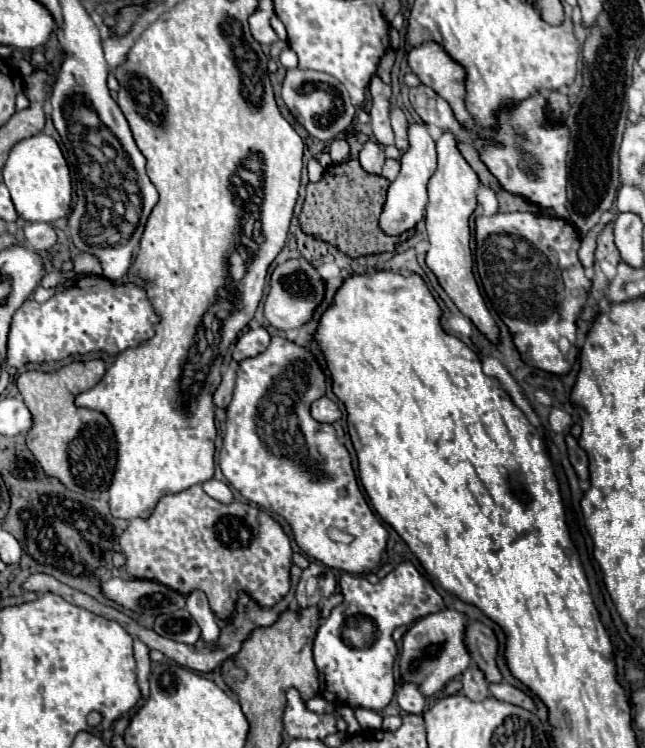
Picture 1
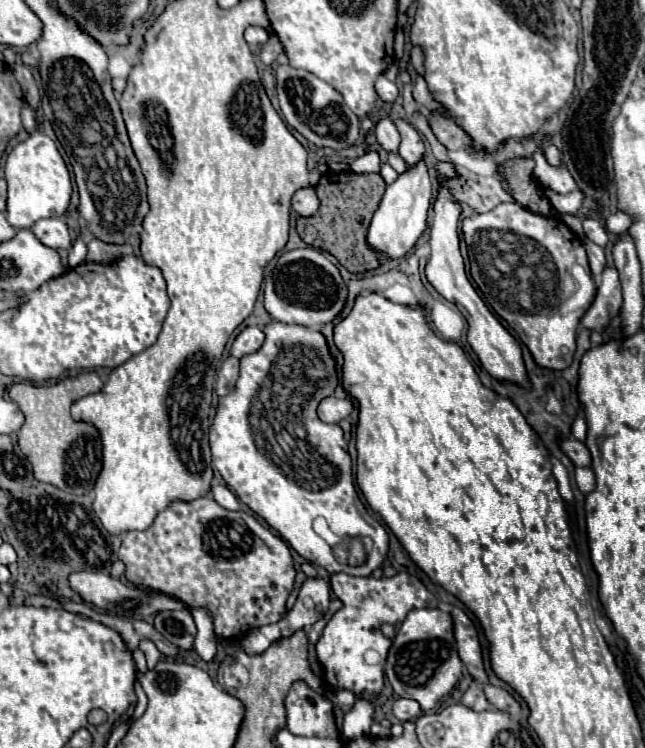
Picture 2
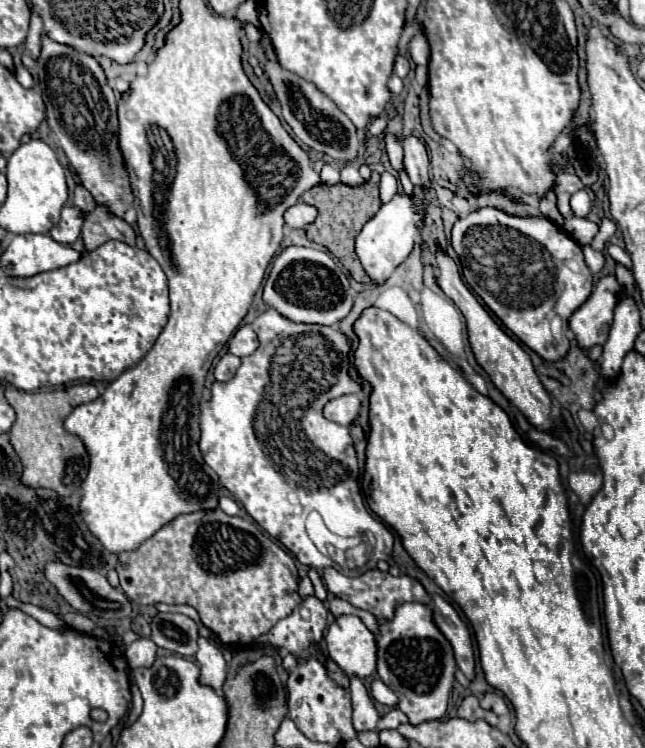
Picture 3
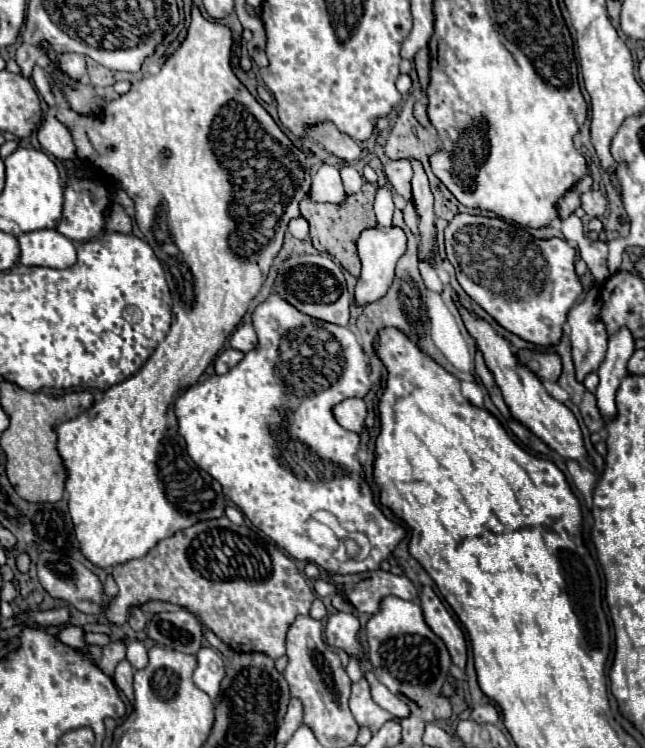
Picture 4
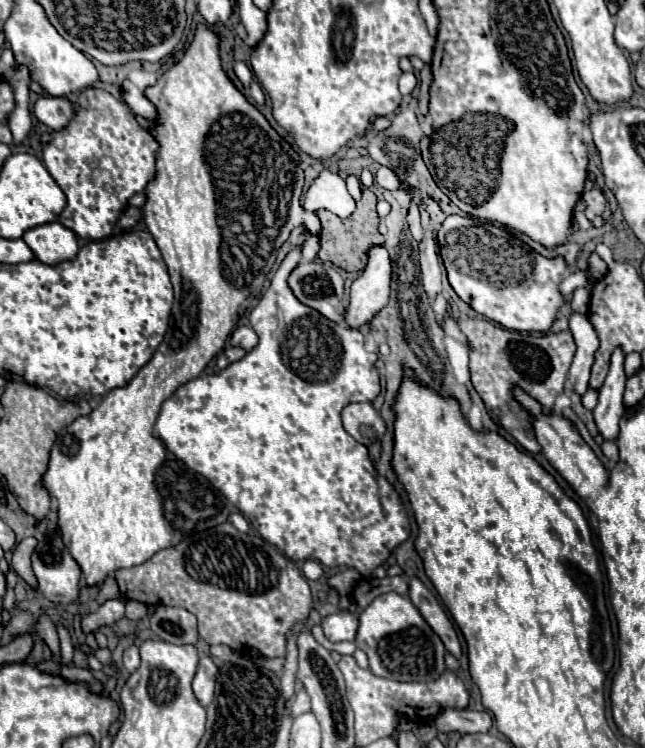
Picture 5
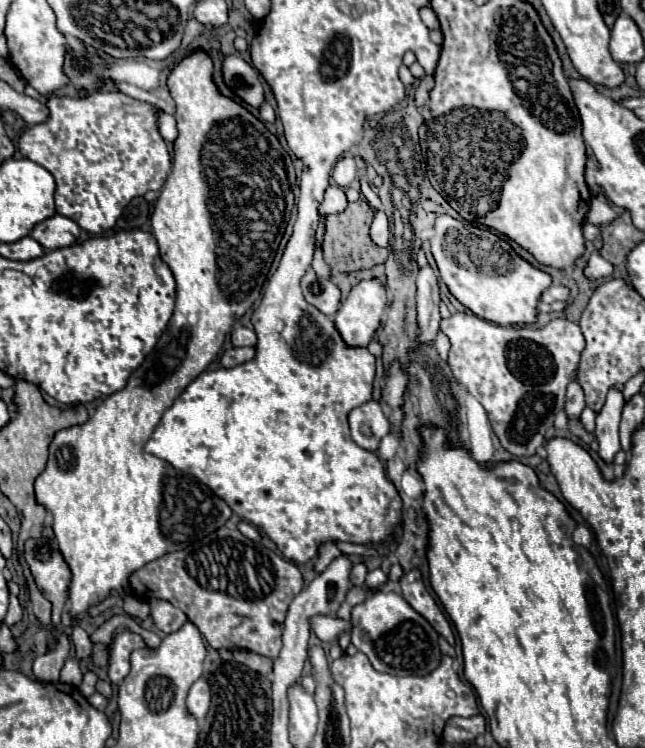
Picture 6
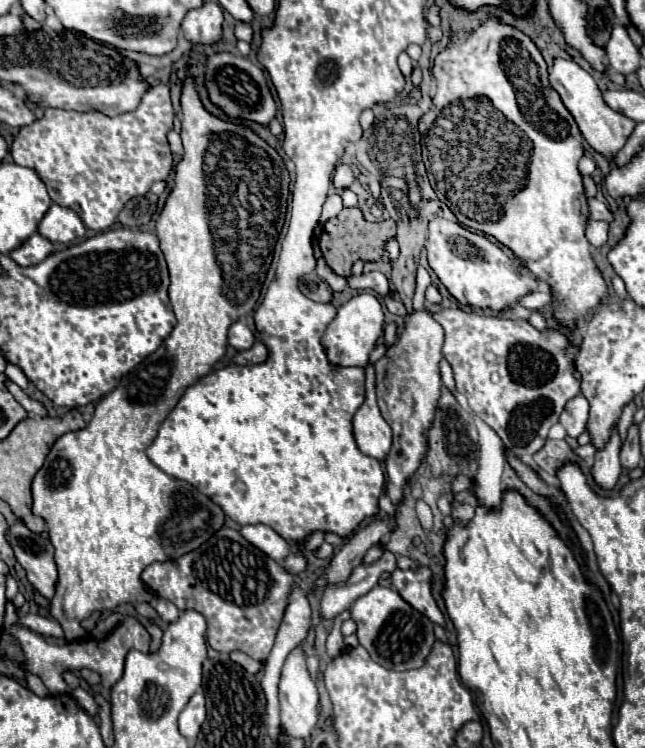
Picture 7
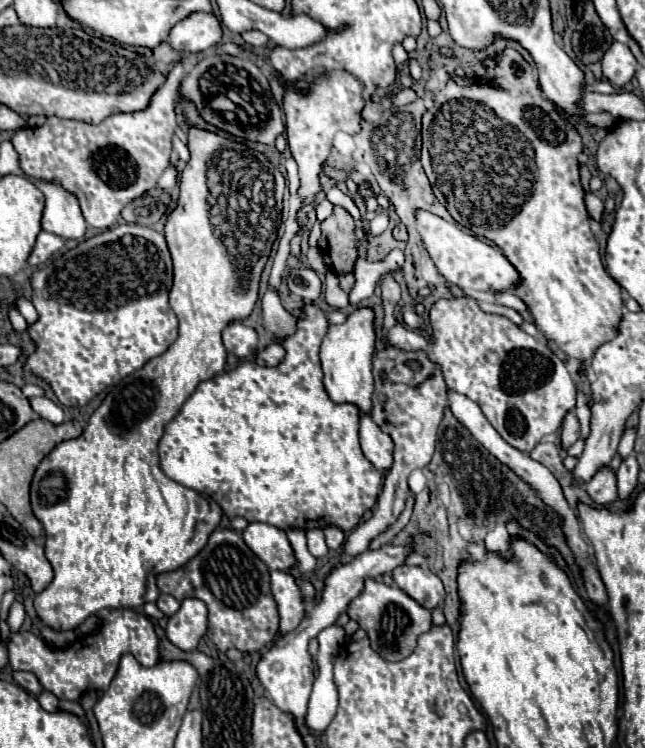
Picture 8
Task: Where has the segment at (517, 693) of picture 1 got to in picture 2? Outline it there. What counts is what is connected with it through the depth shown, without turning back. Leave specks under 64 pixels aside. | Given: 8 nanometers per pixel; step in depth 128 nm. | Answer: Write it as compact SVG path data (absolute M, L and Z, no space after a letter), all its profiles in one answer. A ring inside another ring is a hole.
M486 684L486 686L484 686L484 694L486 694L486 700L488 700L496 710L508 712L510 716L516 716L516 714L520 712L520 704L518 704L504 688Z

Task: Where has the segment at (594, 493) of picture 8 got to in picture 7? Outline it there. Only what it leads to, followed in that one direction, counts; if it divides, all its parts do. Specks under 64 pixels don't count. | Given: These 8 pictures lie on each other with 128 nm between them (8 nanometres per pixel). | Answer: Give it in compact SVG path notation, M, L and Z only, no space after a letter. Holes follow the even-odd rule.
M614 430L614 438L610 438L610 446L606 450L596 452L594 466L592 466L592 478L602 490L612 490L622 474L620 466L620 438Z

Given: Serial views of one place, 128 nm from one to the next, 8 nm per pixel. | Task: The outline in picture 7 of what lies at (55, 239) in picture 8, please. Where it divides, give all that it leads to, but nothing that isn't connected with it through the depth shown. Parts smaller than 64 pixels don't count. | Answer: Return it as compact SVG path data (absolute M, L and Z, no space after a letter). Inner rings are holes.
M34 234L18 250L14 250L14 254L10 254L10 258L18 266L34 266L34 264L42 262L52 252L52 248L54 248L54 244L48 238L44 238L40 234Z

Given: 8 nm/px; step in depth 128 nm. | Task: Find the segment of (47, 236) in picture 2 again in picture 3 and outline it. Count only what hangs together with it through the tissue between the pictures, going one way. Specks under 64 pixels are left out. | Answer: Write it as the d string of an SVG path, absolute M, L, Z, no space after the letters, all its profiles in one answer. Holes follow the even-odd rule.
M68 204L62 208L62 218L60 218L58 226L54 226L54 230L50 230L50 236L56 242L72 244L80 238L82 224L84 224L84 212L80 208L76 208L74 204Z

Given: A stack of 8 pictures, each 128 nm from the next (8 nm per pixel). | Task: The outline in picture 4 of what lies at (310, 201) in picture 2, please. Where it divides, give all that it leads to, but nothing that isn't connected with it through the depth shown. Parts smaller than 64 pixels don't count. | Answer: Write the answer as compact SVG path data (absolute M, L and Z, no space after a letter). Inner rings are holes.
M300 216L300 218L296 218L294 222L290 222L290 234L294 236L294 238L298 238L298 240L308 240L308 222Z

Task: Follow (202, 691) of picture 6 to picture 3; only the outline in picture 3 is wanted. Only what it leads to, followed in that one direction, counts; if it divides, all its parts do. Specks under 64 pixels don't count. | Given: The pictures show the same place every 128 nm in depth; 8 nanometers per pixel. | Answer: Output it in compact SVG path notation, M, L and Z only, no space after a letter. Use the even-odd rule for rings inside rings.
M208 638L198 640L198 652L196 660L200 664L200 678L198 682L202 686L208 686L212 690L220 690L226 680L226 660L216 644L212 644Z

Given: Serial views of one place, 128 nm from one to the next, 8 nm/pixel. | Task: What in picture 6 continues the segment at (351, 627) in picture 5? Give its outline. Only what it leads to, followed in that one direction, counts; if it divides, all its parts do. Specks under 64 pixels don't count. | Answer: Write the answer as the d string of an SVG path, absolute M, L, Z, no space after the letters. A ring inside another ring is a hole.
M312 616L310 618L310 630L322 640L322 642L336 642L338 636L348 630L352 624L340 618L330 616Z

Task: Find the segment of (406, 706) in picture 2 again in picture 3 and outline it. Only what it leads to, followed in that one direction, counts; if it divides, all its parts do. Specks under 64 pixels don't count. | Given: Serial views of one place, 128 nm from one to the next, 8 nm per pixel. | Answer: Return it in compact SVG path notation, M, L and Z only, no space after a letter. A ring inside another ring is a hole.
M392 708L380 722L378 722L378 732L380 730L396 730L400 724L406 724L406 716L398 710L398 708Z

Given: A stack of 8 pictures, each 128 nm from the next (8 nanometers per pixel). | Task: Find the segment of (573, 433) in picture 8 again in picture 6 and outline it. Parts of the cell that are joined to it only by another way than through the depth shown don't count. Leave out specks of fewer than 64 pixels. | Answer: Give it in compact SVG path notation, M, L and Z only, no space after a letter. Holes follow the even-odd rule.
M572 382L572 384L568 386L566 408L564 408L568 420L578 420L580 414L582 414L582 410L584 410L584 406L586 406L586 404L584 404L584 392L582 392L582 388L580 388L578 382Z

